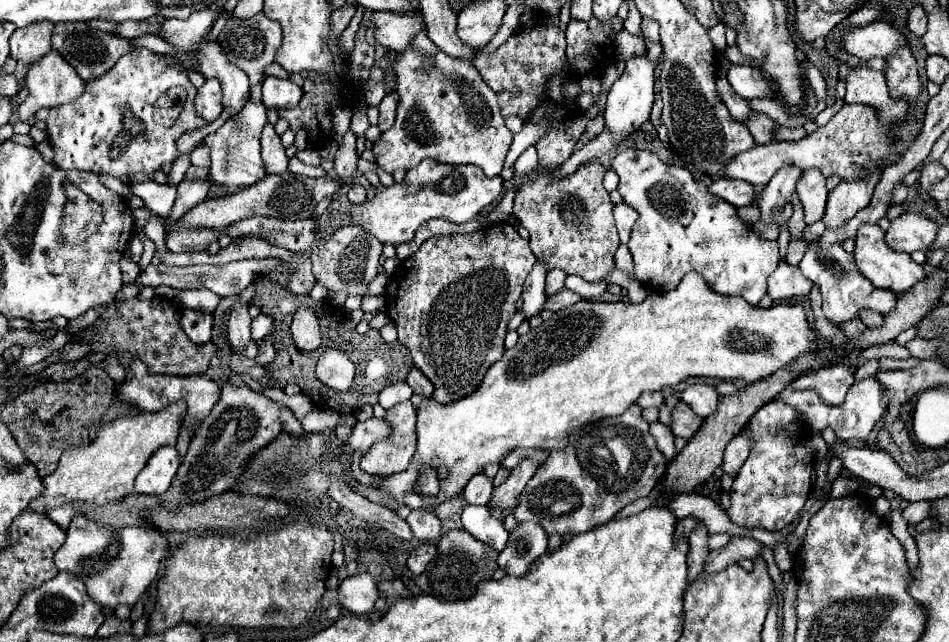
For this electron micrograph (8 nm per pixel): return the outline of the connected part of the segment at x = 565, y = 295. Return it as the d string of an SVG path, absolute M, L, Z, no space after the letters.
M563 288L563 292L557 292L553 298L547 298L545 302L545 310L551 310L551 312L557 312L561 308L567 308L567 306L573 306L575 302L579 302L581 296Z

